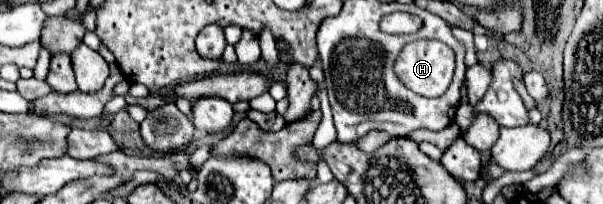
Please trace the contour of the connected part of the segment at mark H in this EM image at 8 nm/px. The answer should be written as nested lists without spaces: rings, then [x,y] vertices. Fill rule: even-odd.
[[[415,41],[415,43],[409,43],[401,49],[399,57],[395,59],[395,65],[393,65],[393,71],[395,75],[399,77],[399,81],[423,95],[423,97],[439,97],[441,93],[445,93],[445,89],[449,87],[449,81],[453,77],[453,69],[455,69],[455,57],[453,57],[453,51],[443,45],[441,41]]]

